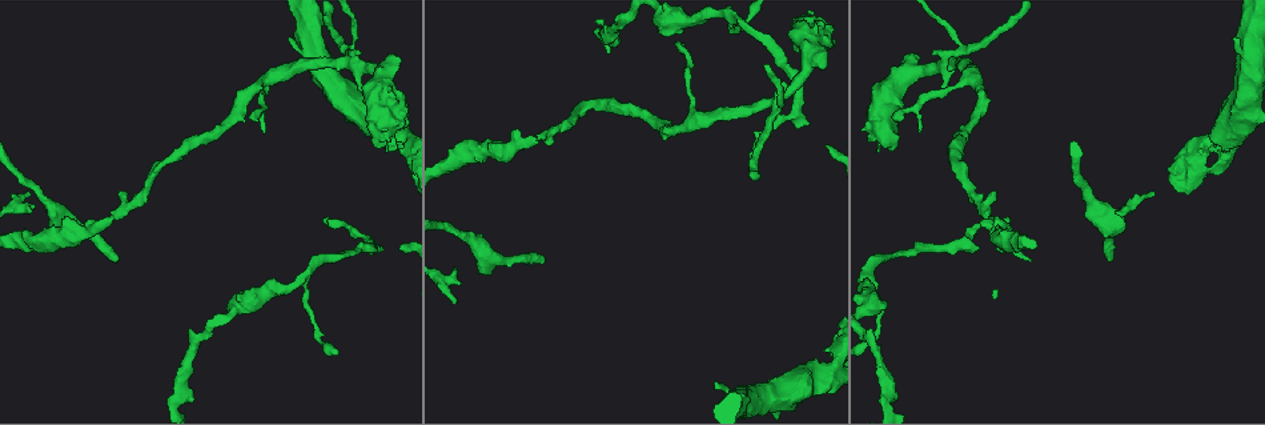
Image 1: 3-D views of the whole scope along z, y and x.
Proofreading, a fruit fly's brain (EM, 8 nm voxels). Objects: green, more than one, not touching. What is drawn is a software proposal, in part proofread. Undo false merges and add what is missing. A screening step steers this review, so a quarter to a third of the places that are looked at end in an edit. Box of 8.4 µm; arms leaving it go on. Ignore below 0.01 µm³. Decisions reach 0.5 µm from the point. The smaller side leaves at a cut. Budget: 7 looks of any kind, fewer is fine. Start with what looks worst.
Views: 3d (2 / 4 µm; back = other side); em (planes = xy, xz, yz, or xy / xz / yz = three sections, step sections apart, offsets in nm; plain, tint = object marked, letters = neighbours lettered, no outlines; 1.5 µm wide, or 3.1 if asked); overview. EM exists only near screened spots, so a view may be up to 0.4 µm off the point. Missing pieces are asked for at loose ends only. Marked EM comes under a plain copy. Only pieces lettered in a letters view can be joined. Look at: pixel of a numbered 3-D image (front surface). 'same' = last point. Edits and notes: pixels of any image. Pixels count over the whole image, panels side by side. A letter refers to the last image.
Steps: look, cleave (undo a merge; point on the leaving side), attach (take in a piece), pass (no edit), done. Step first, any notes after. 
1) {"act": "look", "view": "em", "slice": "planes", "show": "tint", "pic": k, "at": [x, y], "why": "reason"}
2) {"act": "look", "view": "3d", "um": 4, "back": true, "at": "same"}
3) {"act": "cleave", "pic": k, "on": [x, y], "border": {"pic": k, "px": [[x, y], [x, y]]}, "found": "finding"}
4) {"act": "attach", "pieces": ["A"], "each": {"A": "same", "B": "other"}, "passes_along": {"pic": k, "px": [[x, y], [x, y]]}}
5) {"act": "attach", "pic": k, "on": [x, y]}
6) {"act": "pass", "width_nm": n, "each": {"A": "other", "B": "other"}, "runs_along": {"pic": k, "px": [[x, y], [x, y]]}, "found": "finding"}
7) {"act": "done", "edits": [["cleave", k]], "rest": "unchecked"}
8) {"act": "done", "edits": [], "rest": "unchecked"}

{"act": "look", "view": "3d", "um": 4, "pic": 1, "at": [775, 96], "why": "four arms meet"}

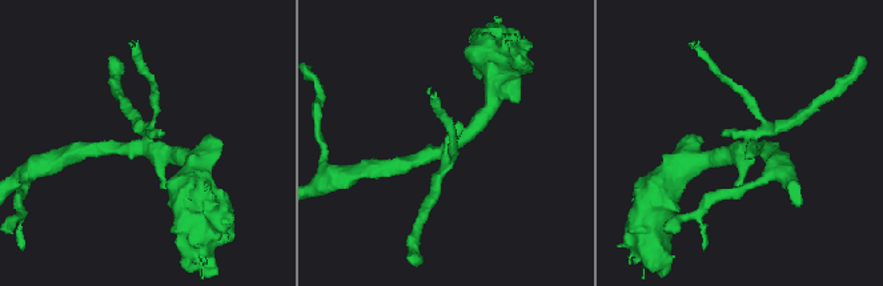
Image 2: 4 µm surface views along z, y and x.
{"act": "look", "view": "em", "slice": "planes", "show": "letters", "pic": 2, "at": [445, 150]}

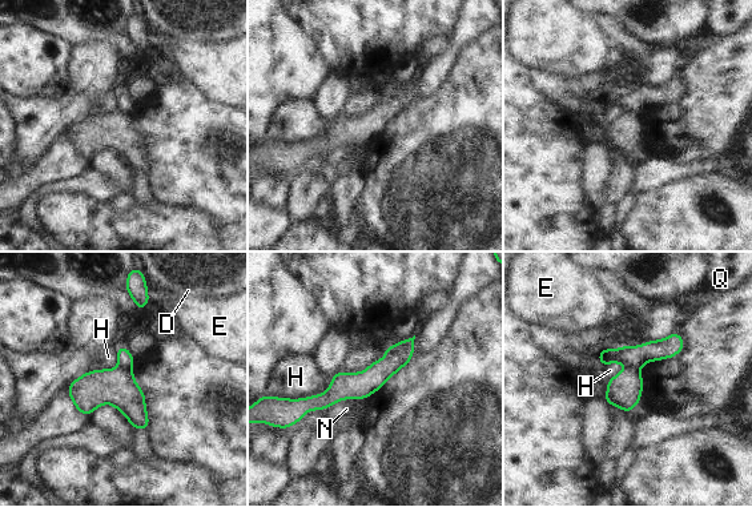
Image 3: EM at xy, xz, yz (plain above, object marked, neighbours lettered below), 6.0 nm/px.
{"act": "cleave", "pic": 3, "on": [125, 361], "each": {"D": "other", "E": "other", "H": "other", "N": "other", "Q": "other"}, "part_leaving": {"pic": 3, "px": [[678, 338], [668, 347], [602, 361]]}, "found": "a second neuron is stuck on"}

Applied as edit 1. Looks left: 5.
{"act": "look", "view": "overview"}

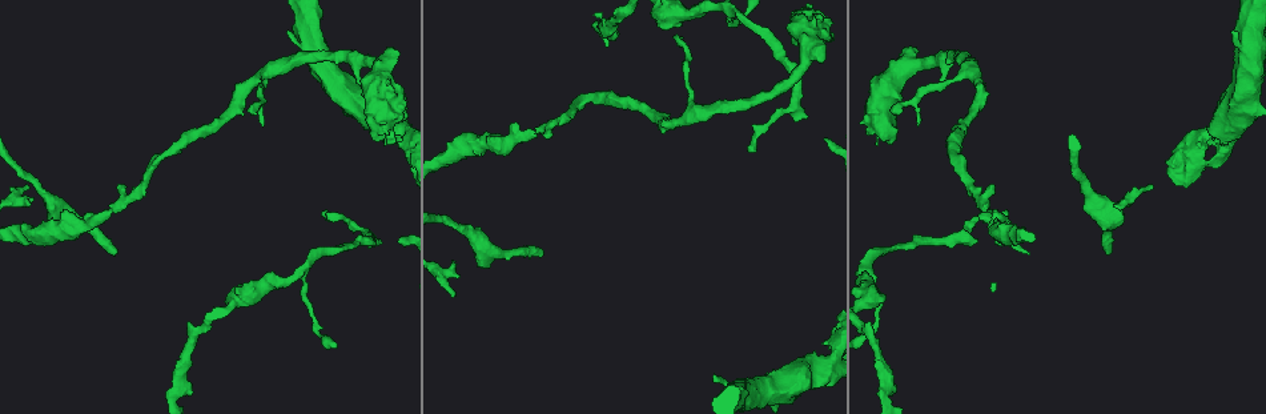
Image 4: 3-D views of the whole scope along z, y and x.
{"act": "look", "view": "em", "slice": "yz", "step": 8, "show": "letters", "pic": 4, "at": [1110, 253], "why": "free end"}

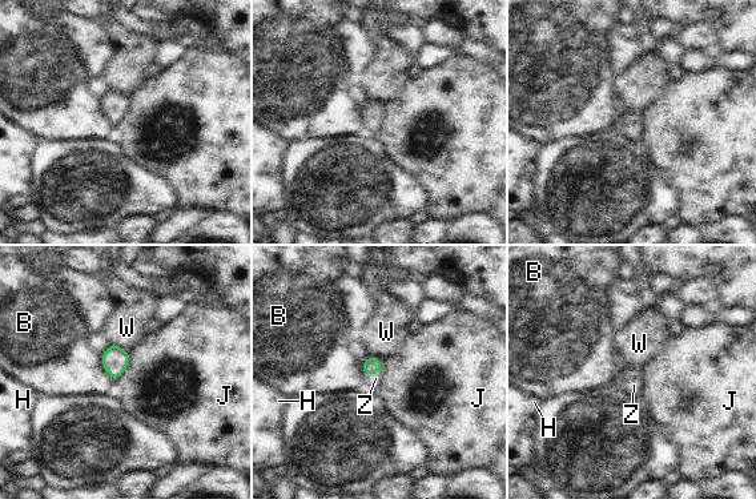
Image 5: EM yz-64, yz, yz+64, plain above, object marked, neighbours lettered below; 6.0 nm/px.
{"act": "attach", "pieces": ["Z"], "each": {"B": "other", "H": "other", "J": "other", "W": "other", "Z": "same"}, "passes_along": {"pic": 5, "px": [[372, 365], [374, 370], [376, 378]]}, "found": "it goes on there"}

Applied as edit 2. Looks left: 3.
{"act": "look", "view": "overview", "why": "see it whole again"}

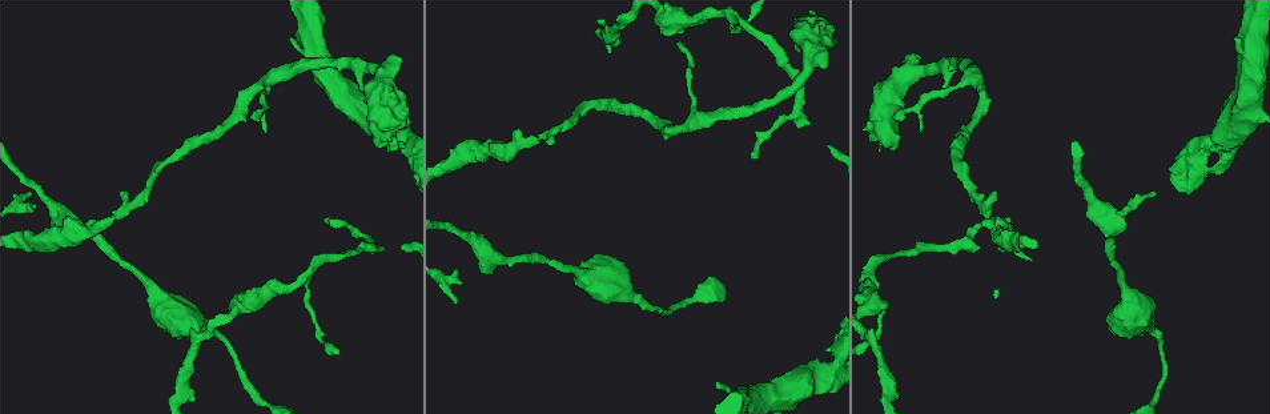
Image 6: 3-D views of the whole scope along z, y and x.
{"act": "look", "view": "em", "slice": "xy", "step": 8, "show": "letters", "pic": 6, "at": [1010, 221], "why": "branch stops here"}

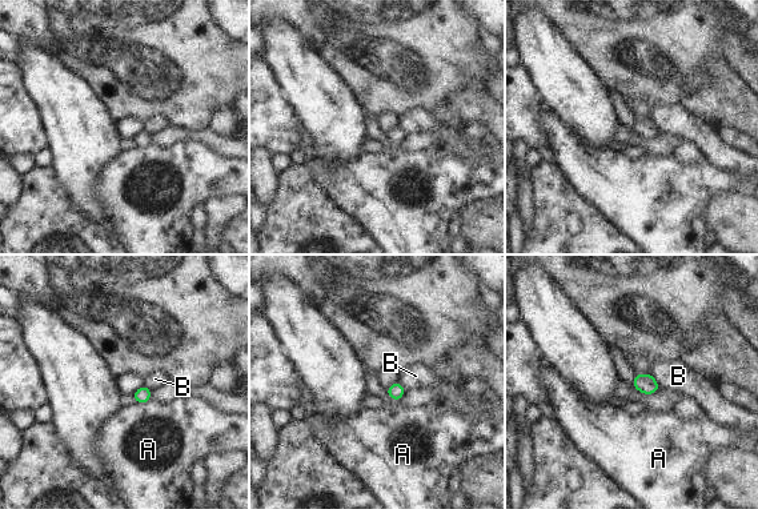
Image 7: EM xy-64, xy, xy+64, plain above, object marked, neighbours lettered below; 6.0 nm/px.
{"act": "look", "view": "em", "slice": "yz", "step": 8, "show": "letters", "at": "same"}

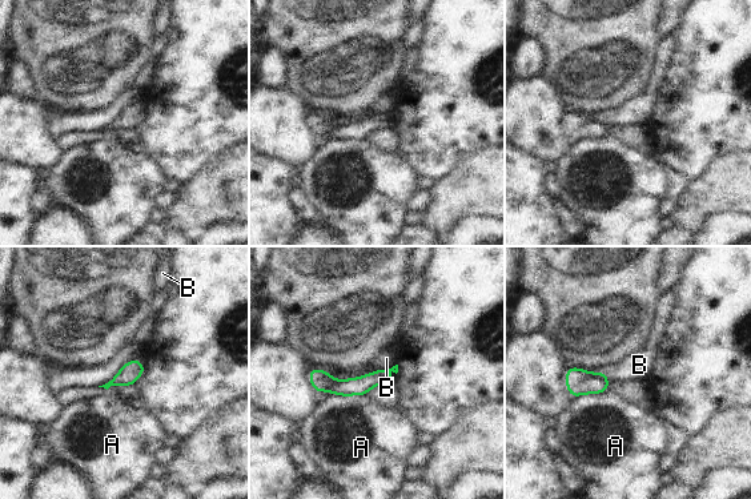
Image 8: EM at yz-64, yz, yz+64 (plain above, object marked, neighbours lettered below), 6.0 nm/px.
{"act": "pass", "each": {"A": "other", "B": "other"}, "runs_along": {"pic": 8, "px": [[386, 373], [360, 386], [322, 379]]}, "found": "no lettered piece goes on from it"}

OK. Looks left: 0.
{"act": "done", "edits": [["cleave", 3], ["attach", 5]], "rest": "unchecked"}

